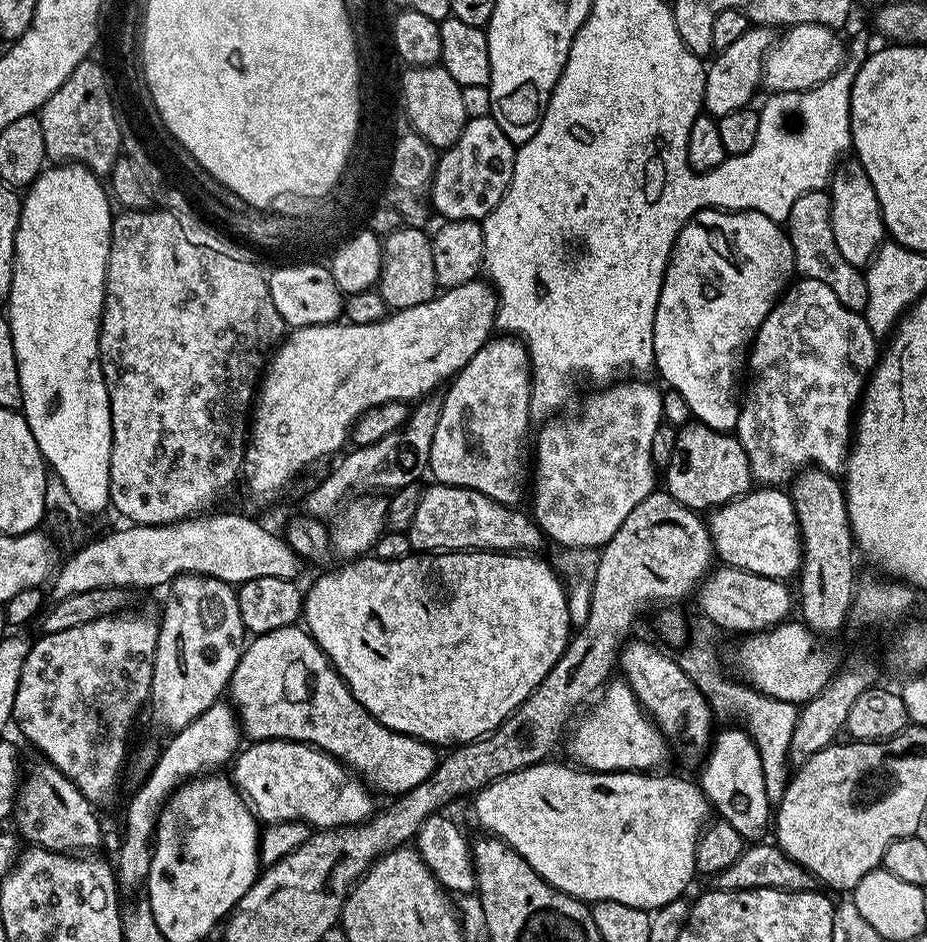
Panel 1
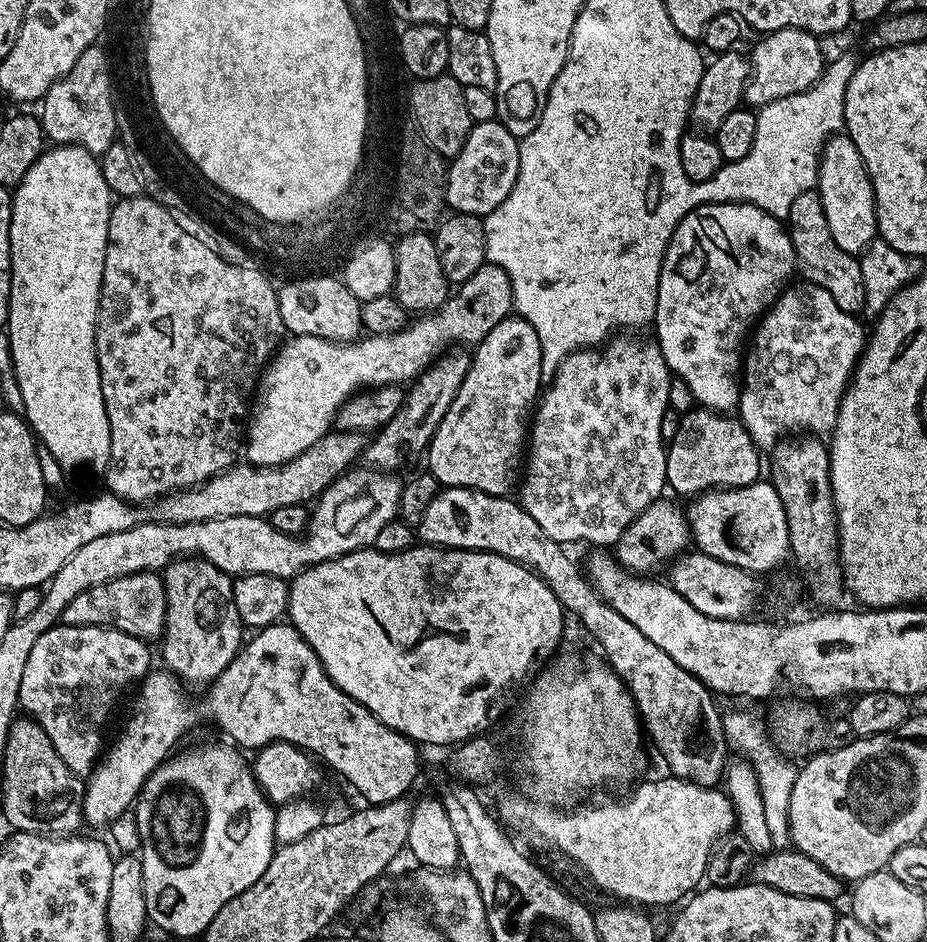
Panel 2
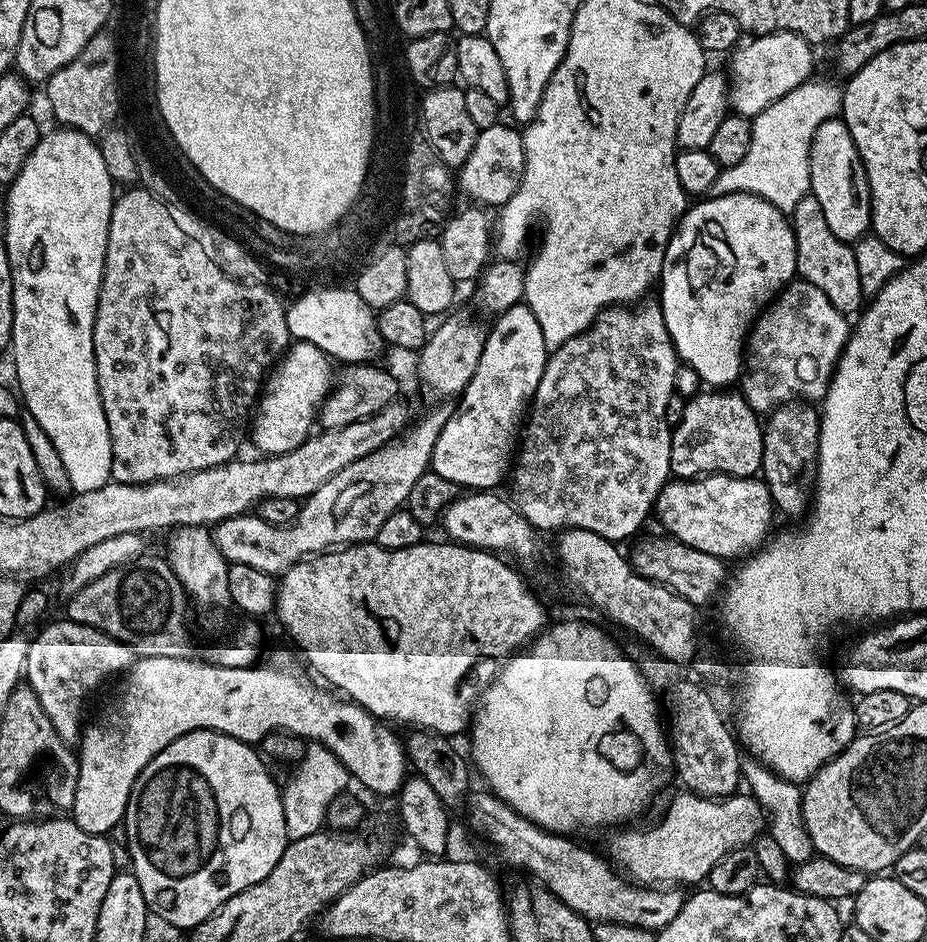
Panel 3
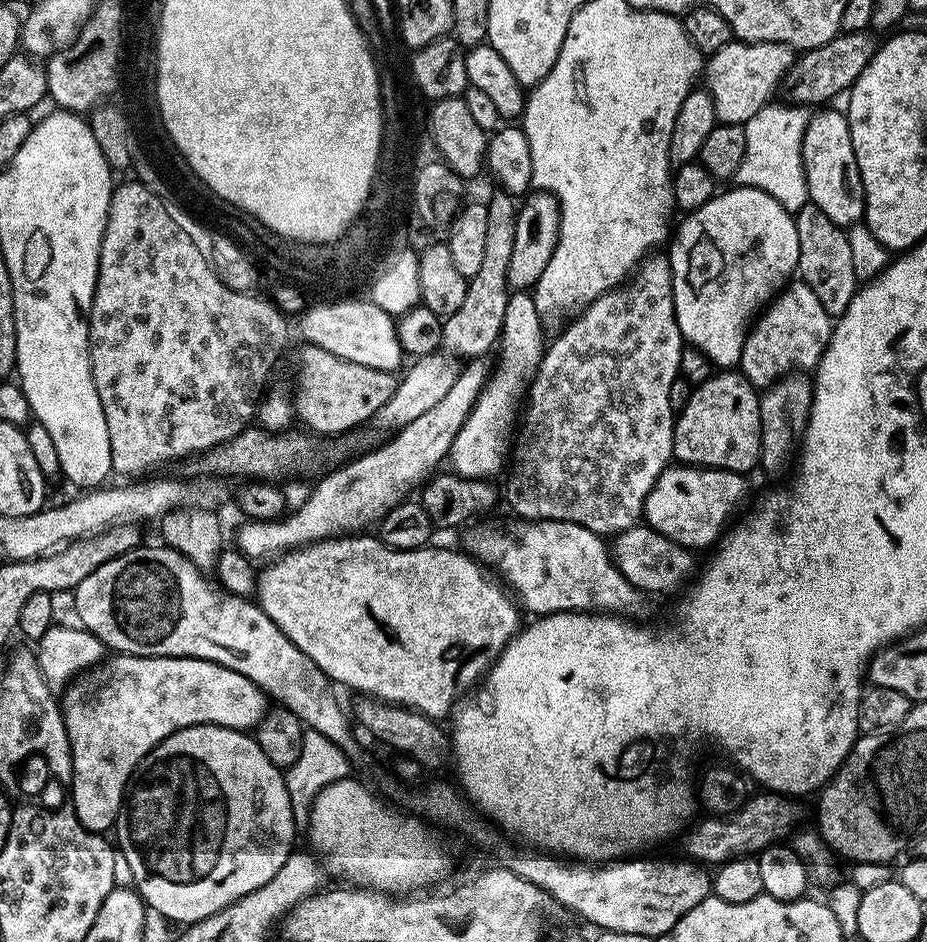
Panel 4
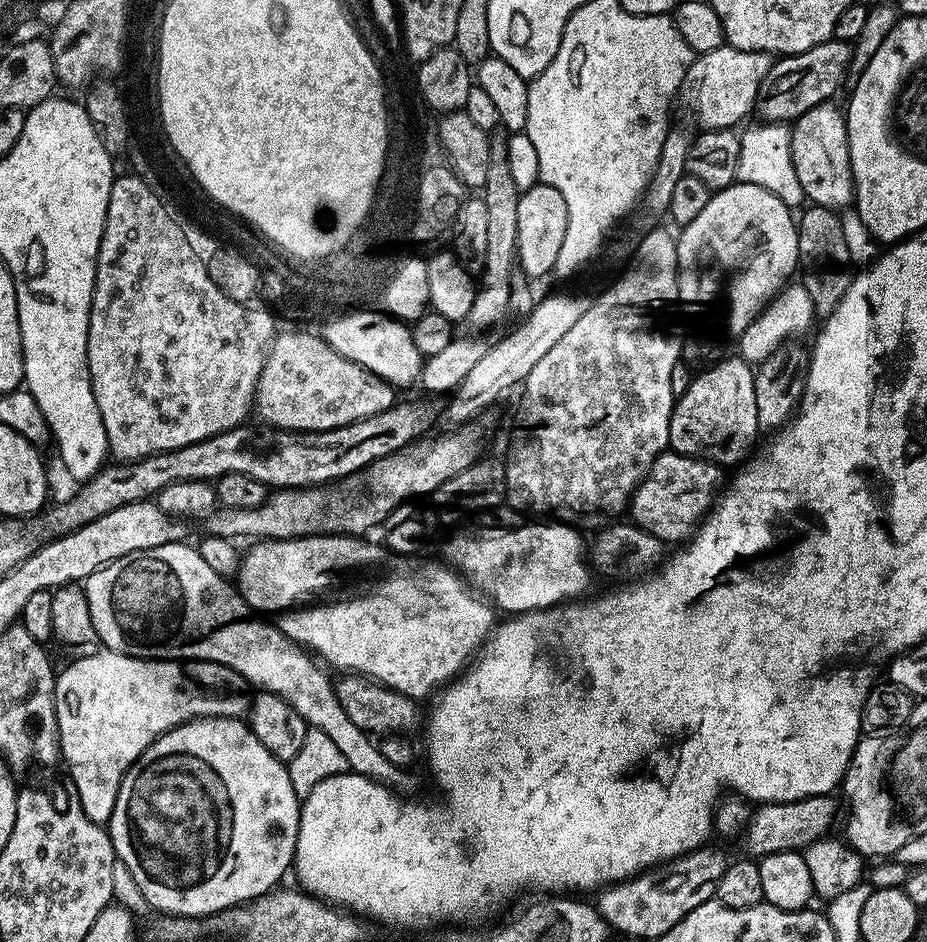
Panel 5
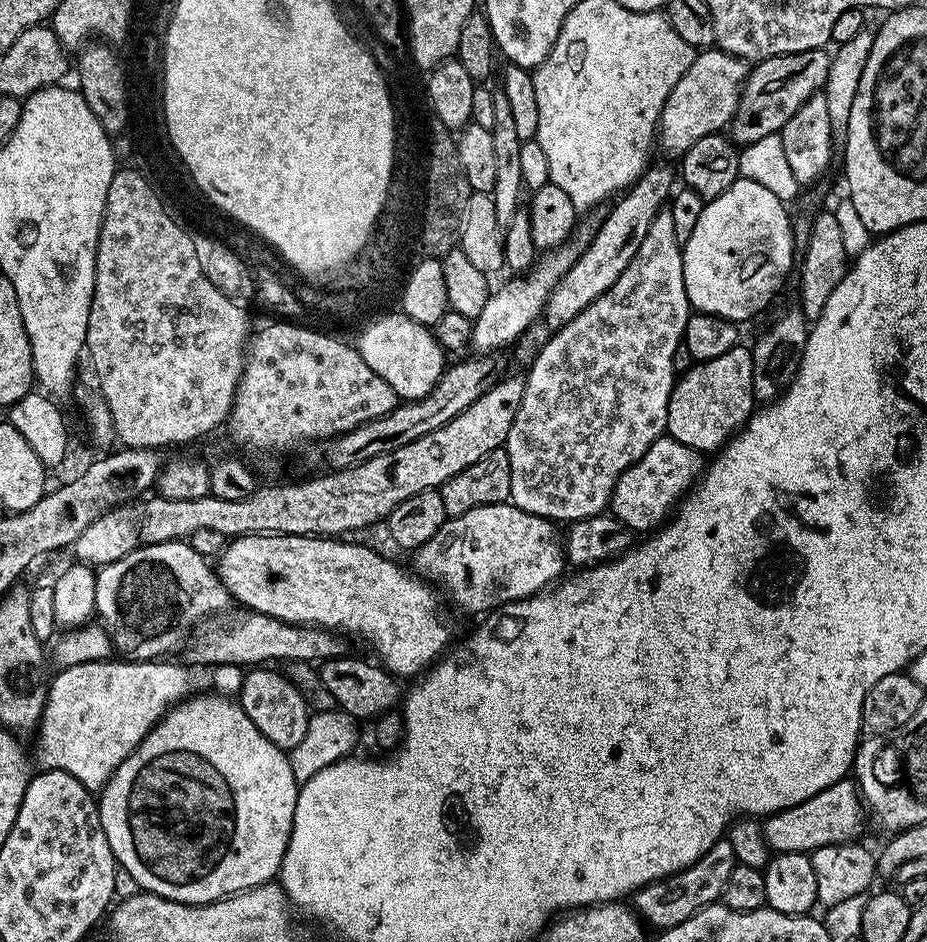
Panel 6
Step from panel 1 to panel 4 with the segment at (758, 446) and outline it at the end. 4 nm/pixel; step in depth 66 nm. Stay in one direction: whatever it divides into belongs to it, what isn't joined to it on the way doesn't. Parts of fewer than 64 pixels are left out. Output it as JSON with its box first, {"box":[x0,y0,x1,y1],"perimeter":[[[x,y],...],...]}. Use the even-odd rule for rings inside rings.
{"box":[739,282,833,390],"perimeter":[[[792,282],[765,307],[744,338],[739,371],[758,390],[769,388],[782,376],[819,365],[832,337],[833,317],[818,302],[818,294],[803,282]]]}

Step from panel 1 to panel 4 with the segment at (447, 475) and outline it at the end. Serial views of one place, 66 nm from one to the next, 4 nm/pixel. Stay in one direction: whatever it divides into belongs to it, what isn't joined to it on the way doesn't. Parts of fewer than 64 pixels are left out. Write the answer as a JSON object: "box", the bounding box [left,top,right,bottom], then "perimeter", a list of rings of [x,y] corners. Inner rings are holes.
{"box":[447,291,546,480],"perimeter":[[[513,291],[506,302],[506,318],[500,331],[500,357],[496,360],[496,368],[494,364],[466,422],[458,430],[448,450],[447,463],[457,476],[486,480],[495,477],[494,474],[500,467],[505,467],[514,444],[514,429],[522,412],[522,405],[546,351],[543,326],[545,327],[541,314],[532,301],[532,292]]]}

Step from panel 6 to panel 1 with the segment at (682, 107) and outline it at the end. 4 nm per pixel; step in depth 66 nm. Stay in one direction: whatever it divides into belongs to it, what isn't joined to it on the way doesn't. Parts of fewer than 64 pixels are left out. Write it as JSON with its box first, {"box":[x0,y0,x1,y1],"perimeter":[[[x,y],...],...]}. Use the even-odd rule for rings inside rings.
{"box":[760,24,845,93],"perimeter":[[[794,24],[787,29],[784,37],[777,39],[768,52],[764,55],[764,65],[760,75],[761,85],[769,93],[777,92],[805,92],[807,88],[816,88],[822,82],[831,78],[837,70],[845,63],[844,44],[839,40],[837,33],[833,29],[821,24]]]}

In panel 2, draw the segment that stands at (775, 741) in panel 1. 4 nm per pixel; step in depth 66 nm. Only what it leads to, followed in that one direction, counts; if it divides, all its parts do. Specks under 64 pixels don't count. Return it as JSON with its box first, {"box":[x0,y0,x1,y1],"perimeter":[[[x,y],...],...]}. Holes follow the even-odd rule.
{"box":[721,710,797,849],"perimeter":[[[734,710],[730,713],[726,712],[721,720],[723,722],[723,738],[729,751],[748,761],[755,770],[762,795],[760,805],[763,806],[766,819],[769,845],[773,849],[789,847],[791,845],[789,834],[790,795],[796,781],[797,767],[793,767],[793,761],[777,748],[775,741],[768,733],[767,722],[765,724],[760,715],[750,710]]]}

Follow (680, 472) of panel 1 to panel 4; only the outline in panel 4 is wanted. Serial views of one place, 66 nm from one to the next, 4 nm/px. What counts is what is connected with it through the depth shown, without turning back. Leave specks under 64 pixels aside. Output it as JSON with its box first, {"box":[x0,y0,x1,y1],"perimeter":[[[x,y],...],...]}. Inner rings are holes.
{"box":[672,370,761,474],"perimeter":[[[720,370],[715,374],[703,380],[701,384],[695,385],[690,394],[690,402],[686,402],[686,410],[682,410],[675,417],[672,425],[672,454],[679,463],[691,464],[697,468],[725,468],[731,472],[748,474],[748,471],[754,469],[760,463],[760,397],[761,393],[753,384],[744,377],[743,372],[739,370]]]}

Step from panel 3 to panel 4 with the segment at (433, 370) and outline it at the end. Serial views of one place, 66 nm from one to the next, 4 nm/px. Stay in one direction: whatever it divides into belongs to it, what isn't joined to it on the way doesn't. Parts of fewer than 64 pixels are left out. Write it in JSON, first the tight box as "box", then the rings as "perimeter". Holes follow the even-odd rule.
{"box":[442,190,518,362],"perimeter":[[[496,190],[486,200],[486,250],[482,254],[482,266],[478,274],[468,280],[466,298],[454,314],[444,321],[442,330],[442,348],[453,357],[465,356],[471,362],[477,358],[487,357],[487,352],[497,347],[500,331],[506,318],[506,302],[510,295],[508,287],[508,271],[510,270],[510,254],[514,254],[514,230],[518,204],[513,197],[503,190]]]}

